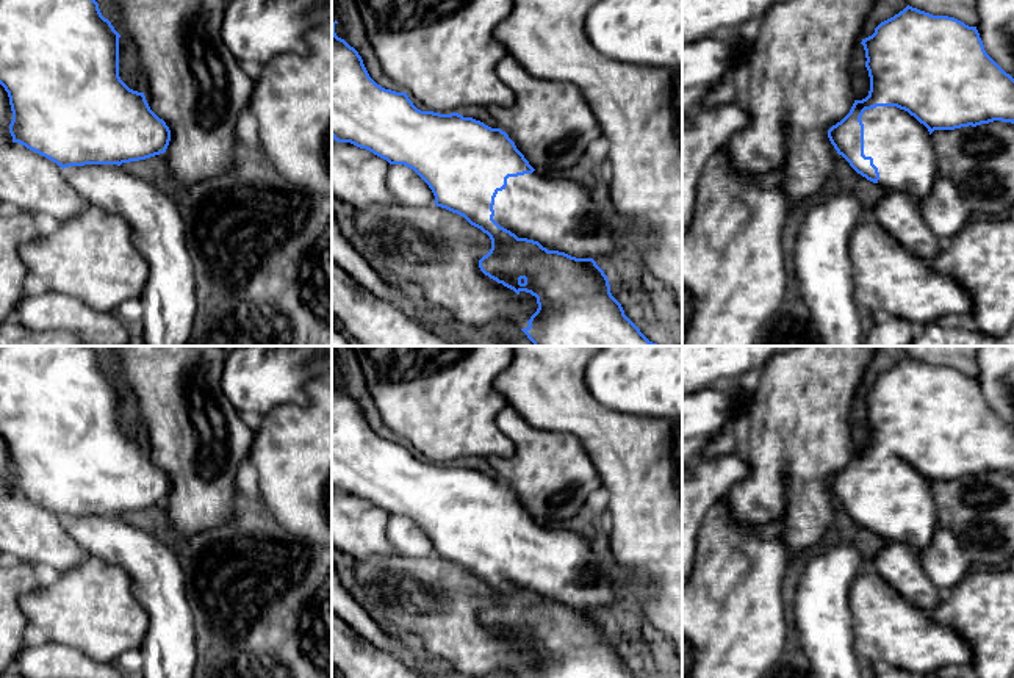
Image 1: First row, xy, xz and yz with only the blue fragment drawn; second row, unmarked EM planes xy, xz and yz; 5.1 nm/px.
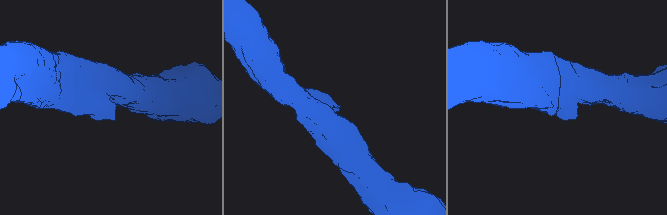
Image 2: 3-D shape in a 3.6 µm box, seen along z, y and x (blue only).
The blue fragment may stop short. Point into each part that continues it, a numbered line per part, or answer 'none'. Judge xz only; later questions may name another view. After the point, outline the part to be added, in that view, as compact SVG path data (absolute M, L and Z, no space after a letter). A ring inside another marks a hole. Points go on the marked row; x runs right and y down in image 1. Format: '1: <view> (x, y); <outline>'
1: xz (562, 215); M534 171L518 177L509 177L507 186L494 197L493 219L518 238L538 241L548 251L565 252L576 258L607 257L620 243L637 243L634 230L609 230L607 222L598 216L607 211L601 196L576 180L548 175Z

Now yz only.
1: yz (902, 147); M897 106L865 110L864 155L878 168L878 185L923 200L939 179L937 155L928 128Z

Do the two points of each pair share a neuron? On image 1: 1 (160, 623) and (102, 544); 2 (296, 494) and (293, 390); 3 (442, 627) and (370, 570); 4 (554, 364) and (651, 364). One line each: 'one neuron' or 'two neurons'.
1: one neuron
2: two neurons
3: one neuron
4: two neurons

